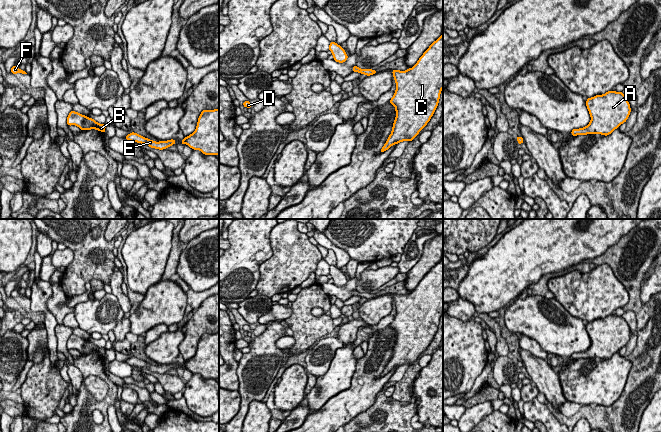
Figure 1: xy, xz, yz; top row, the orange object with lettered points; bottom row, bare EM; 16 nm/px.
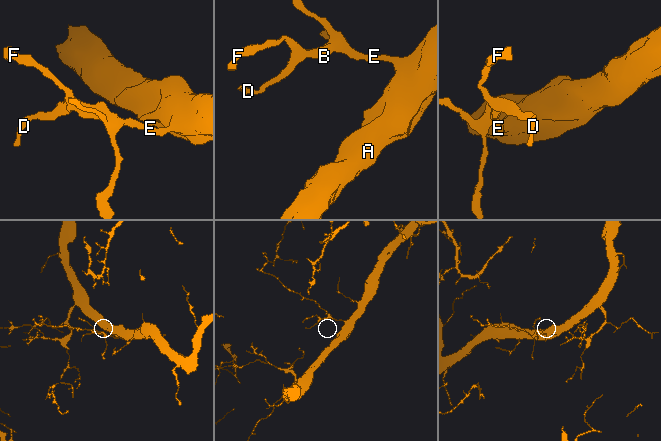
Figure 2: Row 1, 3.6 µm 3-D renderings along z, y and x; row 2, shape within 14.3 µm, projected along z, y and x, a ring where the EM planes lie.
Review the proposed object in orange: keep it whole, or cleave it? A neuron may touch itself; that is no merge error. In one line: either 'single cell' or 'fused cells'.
single cell

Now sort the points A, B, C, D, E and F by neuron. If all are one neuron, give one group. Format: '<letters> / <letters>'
A B C D E F

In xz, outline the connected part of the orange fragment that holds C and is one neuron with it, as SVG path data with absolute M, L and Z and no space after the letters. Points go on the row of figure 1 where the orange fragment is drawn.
M443 33L420 57L414 67L406 71L392 70L396 91L389 101L395 106L396 118L387 142L380 153L402 141L412 141L431 119L443 89Z

